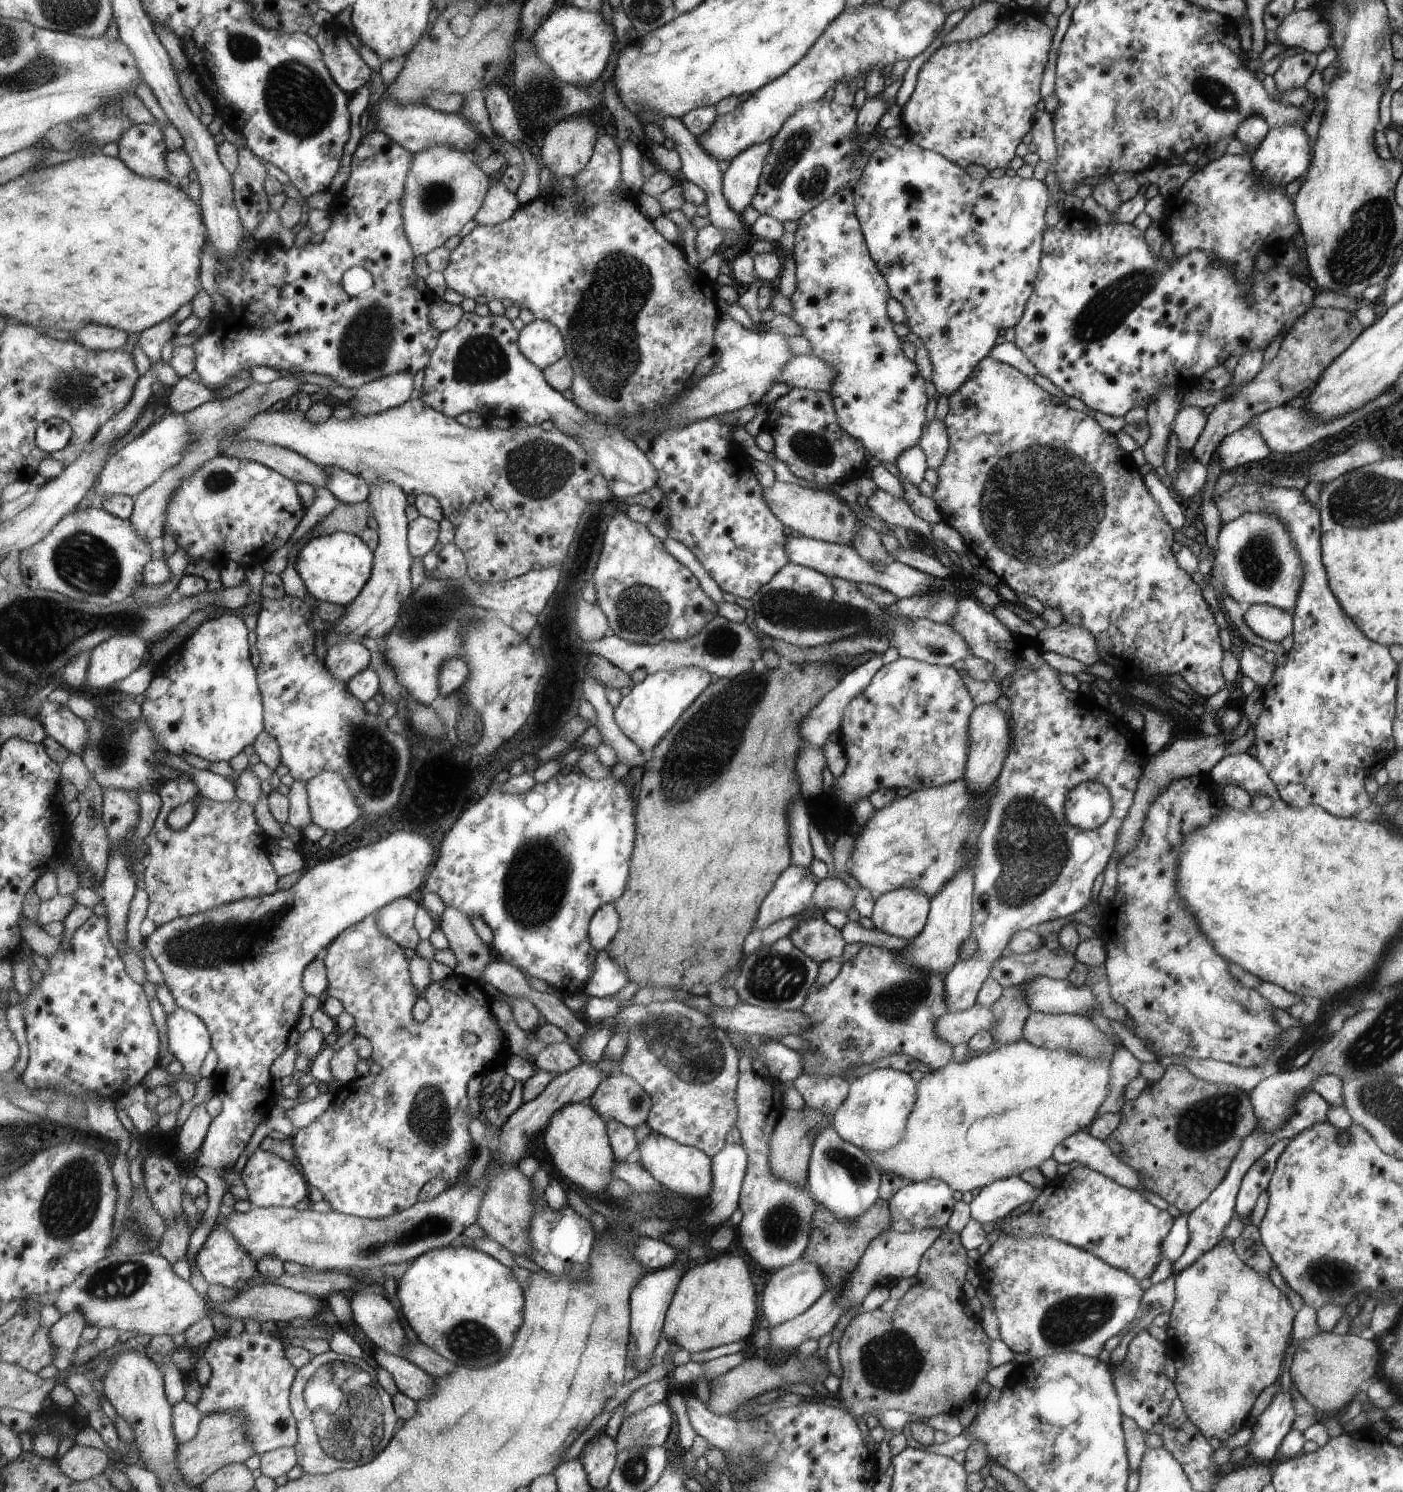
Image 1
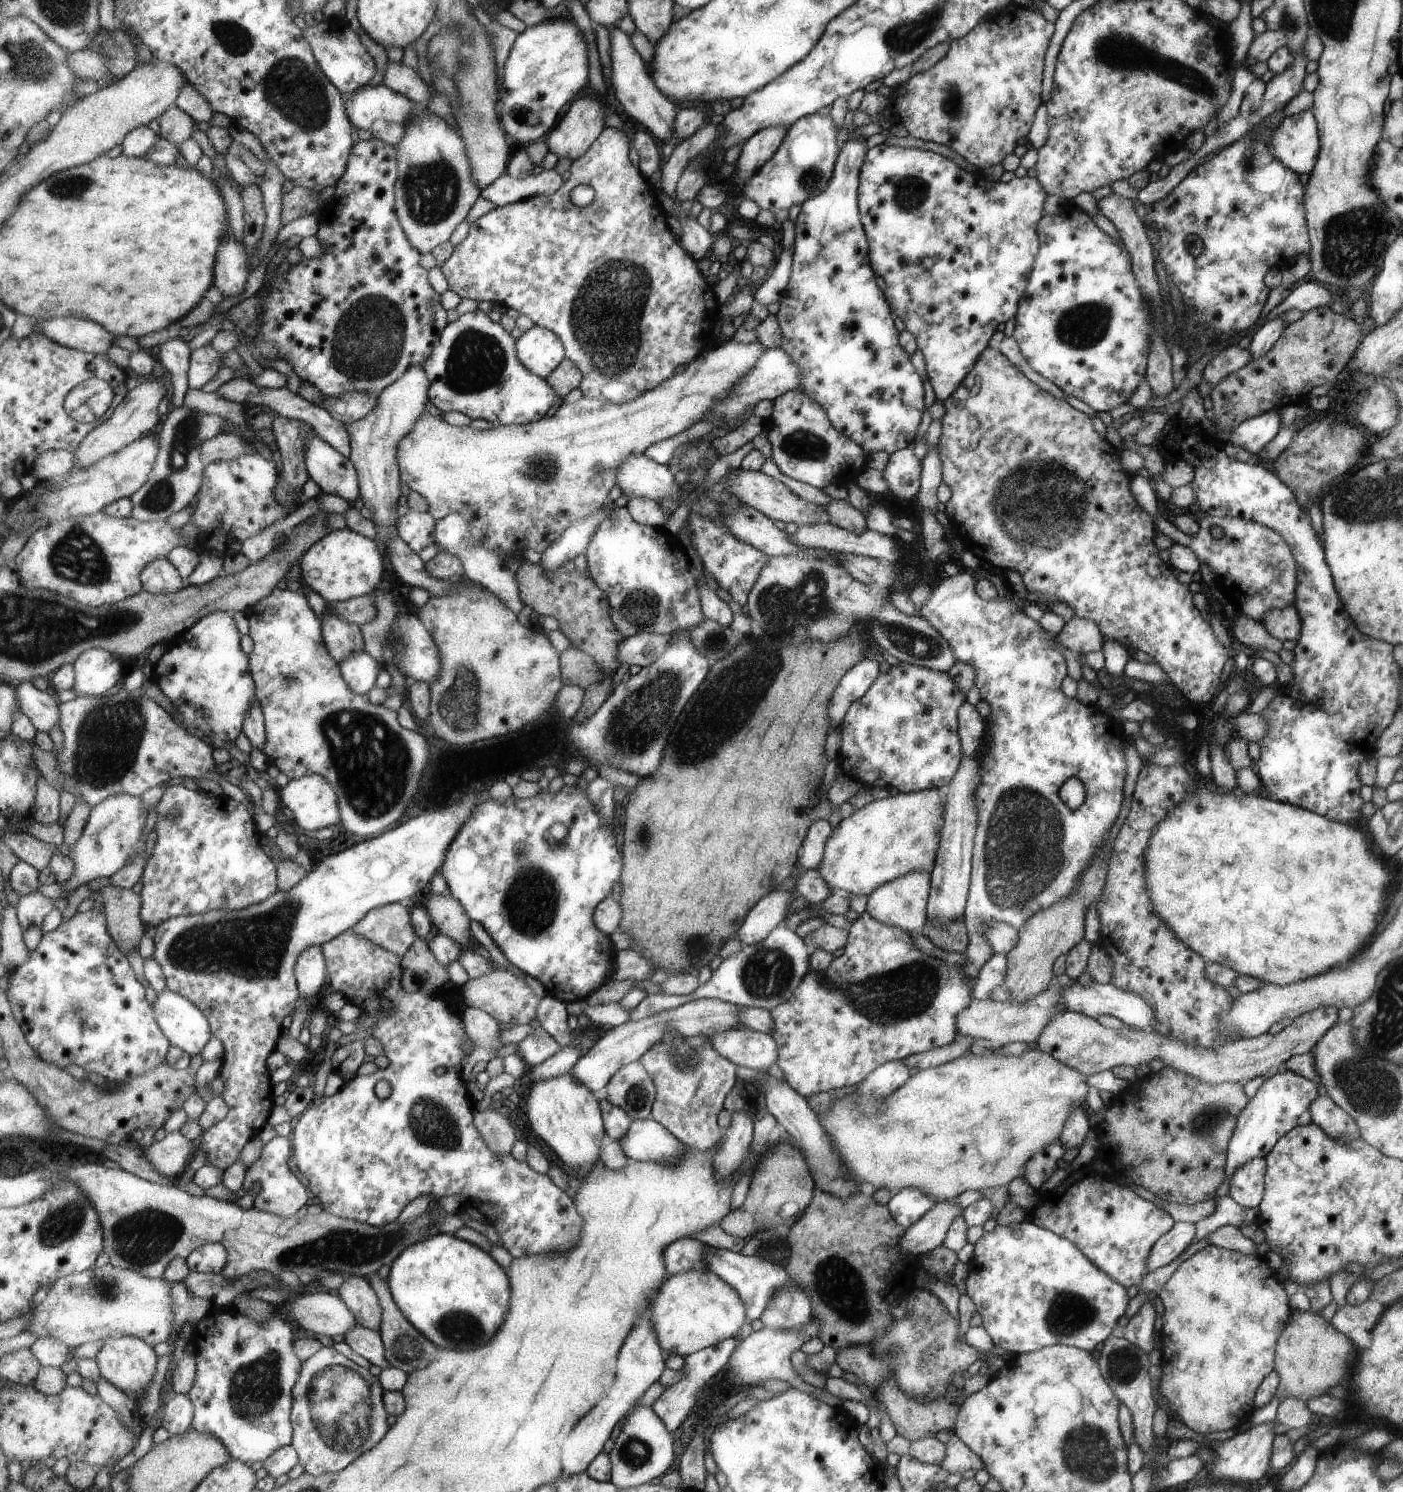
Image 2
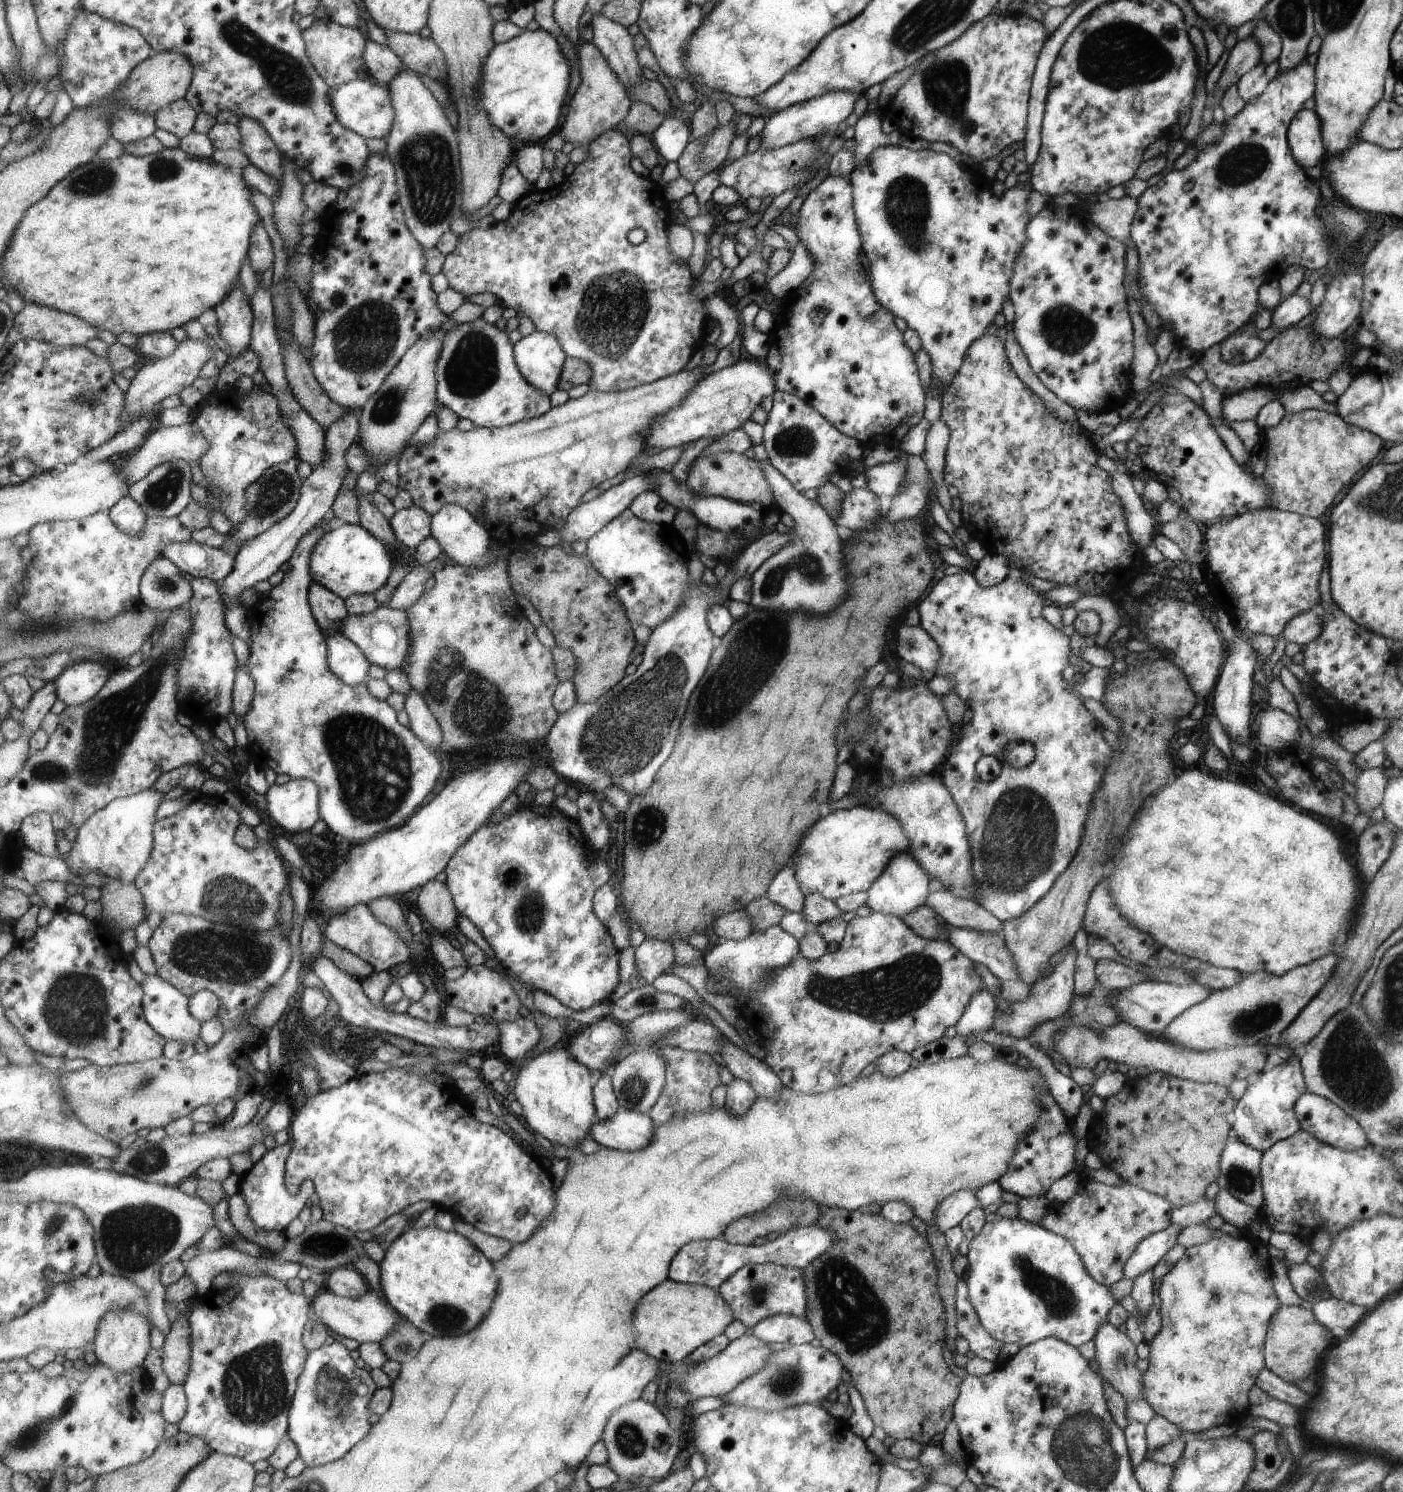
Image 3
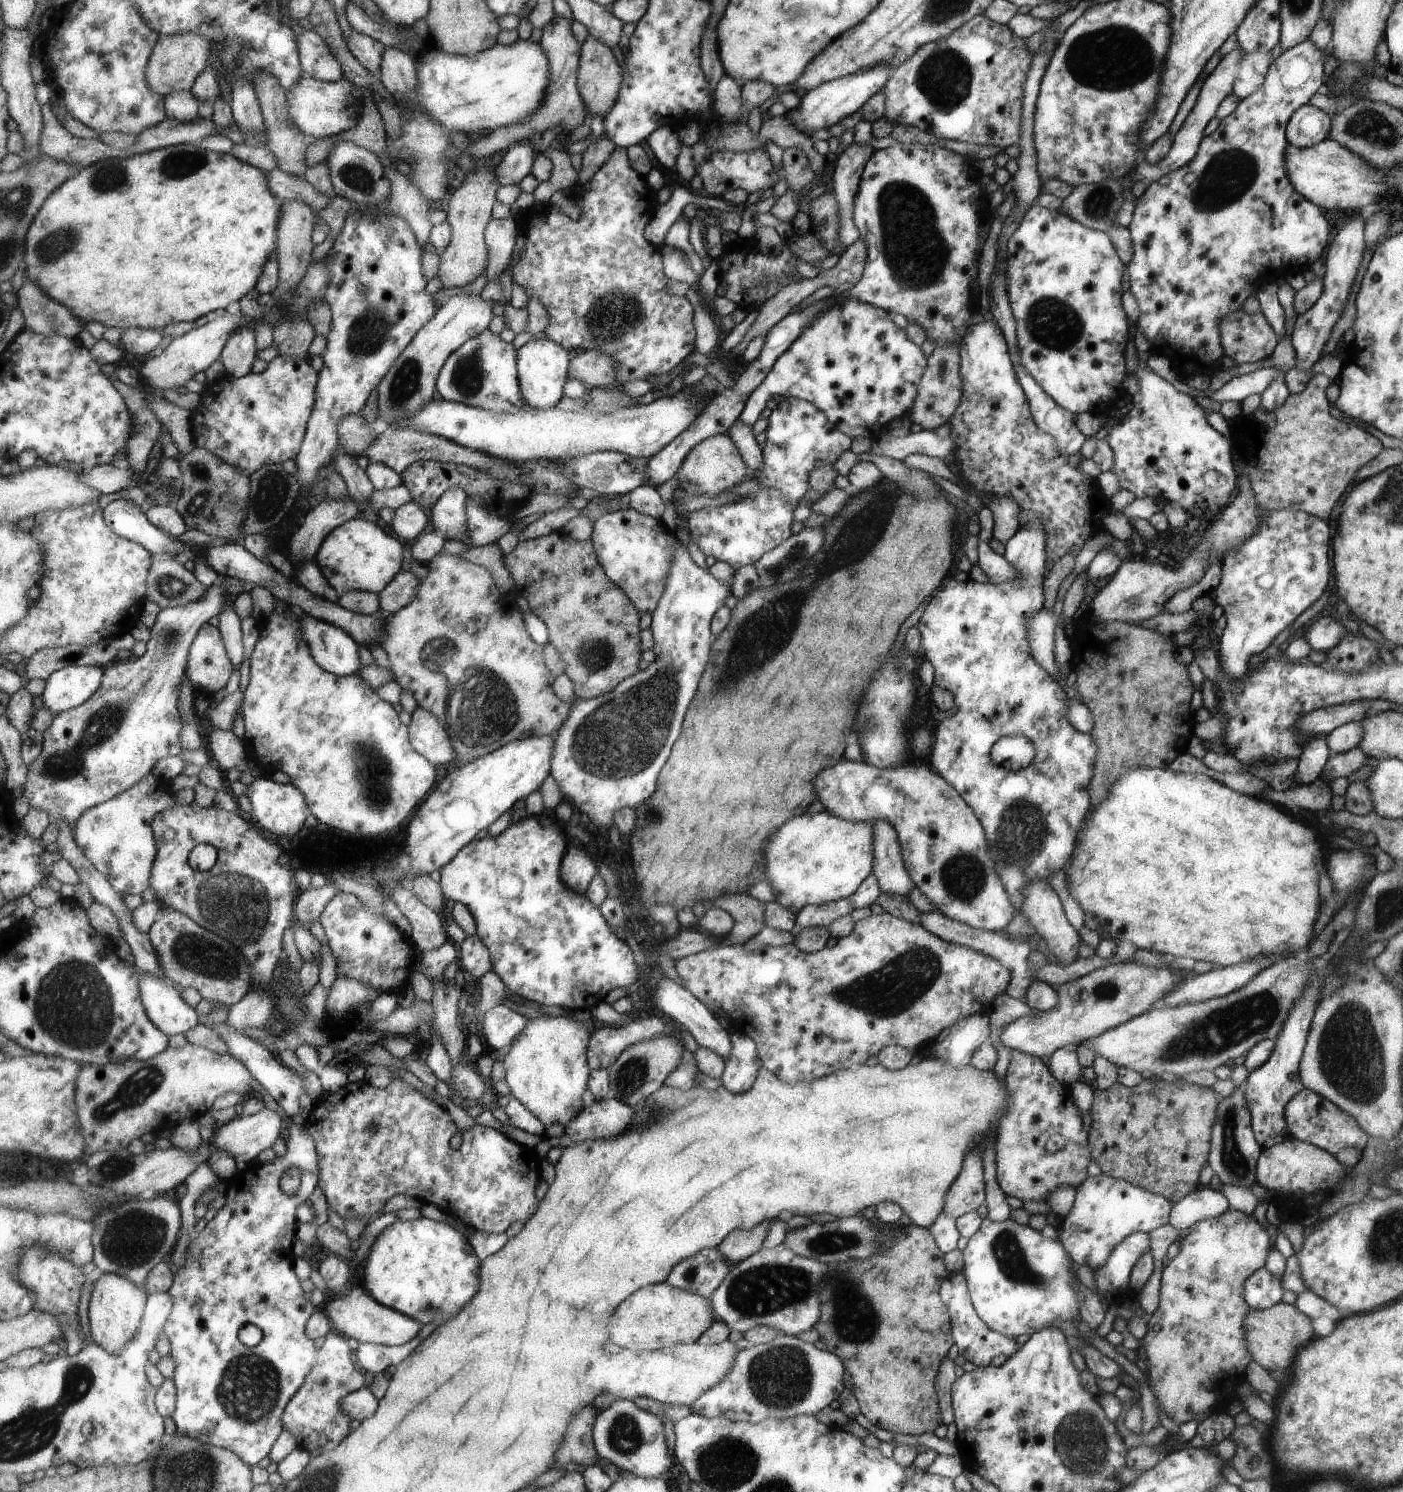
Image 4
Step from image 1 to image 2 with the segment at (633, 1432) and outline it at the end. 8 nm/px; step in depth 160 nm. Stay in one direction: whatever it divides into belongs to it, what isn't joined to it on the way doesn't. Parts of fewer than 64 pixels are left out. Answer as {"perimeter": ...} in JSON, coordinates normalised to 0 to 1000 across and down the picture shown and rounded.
{"perimeter":[[[521,896],[512,901],[499,905],[498,906],[488,910],[488,914],[486,917],[488,923],[483,928],[475,930],[475,932],[465,942],[465,945],[471,950],[471,952],[475,955],[475,957],[478,960],[481,960],[481,958],[490,952],[491,946],[494,945],[495,940],[498,938],[500,930],[502,929],[502,926],[507,925],[508,922],[511,922],[512,920],[516,918],[517,914],[518,913],[520,908],[523,905],[524,902],[525,902],[526,899],[525,897]]]}

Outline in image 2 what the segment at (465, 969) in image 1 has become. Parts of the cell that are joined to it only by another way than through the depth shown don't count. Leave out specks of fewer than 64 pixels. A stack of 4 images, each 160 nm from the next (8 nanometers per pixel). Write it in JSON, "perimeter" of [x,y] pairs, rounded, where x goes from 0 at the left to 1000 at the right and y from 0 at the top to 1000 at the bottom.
{"perimeter":[[[316,597],[314,599],[306,599],[303,609],[311,623],[314,626],[329,631],[330,637],[332,637],[331,636],[336,631],[336,617],[322,599],[319,597]]]}

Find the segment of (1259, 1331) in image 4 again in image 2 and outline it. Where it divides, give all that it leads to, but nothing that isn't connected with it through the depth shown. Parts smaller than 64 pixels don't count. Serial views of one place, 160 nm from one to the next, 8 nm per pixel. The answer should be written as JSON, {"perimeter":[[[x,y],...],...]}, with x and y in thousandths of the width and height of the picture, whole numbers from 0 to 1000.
{"perimeter":[[[922,879],[919,882],[919,886],[913,891],[913,895],[910,895],[909,903],[907,905],[907,918],[912,924],[907,937],[932,939],[944,935],[949,929],[960,922],[963,909],[963,898],[951,891],[947,886],[936,879]]]}

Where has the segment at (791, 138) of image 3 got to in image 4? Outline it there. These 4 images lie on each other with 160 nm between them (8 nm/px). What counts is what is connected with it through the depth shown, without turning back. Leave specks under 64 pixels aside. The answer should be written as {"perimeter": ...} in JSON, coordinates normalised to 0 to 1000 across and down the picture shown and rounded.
{"perimeter":[[[625,42],[622,44],[614,46],[610,48],[595,52],[584,56],[582,59],[575,61],[569,67],[569,70],[562,74],[559,78],[562,84],[565,84],[568,88],[577,90],[581,87],[589,86],[601,79],[613,74],[617,67],[624,64],[633,56],[637,45],[632,42]]]}

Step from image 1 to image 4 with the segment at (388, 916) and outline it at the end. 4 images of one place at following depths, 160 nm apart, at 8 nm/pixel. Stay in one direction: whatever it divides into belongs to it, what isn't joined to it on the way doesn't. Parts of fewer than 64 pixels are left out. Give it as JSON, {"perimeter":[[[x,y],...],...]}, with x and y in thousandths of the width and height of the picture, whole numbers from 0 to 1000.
{"perimeter":[[[242,598],[227,614],[233,633],[239,643],[239,656],[256,657],[267,664],[267,670],[273,665],[285,666],[293,658],[298,643],[294,627],[286,625],[273,613],[263,610],[259,603],[251,599]]]}

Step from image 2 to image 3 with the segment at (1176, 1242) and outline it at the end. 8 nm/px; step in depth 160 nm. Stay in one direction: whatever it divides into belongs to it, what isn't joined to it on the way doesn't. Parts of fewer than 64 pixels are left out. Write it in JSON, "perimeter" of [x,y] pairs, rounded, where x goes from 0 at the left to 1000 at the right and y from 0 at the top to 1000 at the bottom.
{"perimeter":[[[834,820],[833,823],[813,831],[802,846],[800,857],[808,857],[818,851],[821,851],[828,842],[837,834],[837,830],[840,826],[842,826],[842,822]]]}

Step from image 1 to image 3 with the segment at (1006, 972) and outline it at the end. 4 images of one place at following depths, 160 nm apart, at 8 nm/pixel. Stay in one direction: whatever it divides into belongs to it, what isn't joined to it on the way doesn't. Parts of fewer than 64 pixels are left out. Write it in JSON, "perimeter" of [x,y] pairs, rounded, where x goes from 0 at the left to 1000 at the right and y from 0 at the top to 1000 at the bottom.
{"perimeter":[[[703,662],[696,664],[679,688],[681,691],[681,694],[695,694],[696,692],[703,692],[708,686],[709,677],[709,672]]]}

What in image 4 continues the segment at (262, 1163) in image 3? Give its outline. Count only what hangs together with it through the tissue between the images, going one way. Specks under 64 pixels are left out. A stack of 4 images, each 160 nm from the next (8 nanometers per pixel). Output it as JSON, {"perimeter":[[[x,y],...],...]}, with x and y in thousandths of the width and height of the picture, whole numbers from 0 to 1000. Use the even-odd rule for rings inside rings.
{"perimeter":[[[207,753],[205,759],[203,761],[205,765],[204,774],[200,776],[196,776],[193,780],[181,780],[177,784],[170,785],[166,788],[166,790],[163,794],[160,799],[161,806],[155,812],[153,816],[146,822],[146,824],[140,826],[140,828],[135,832],[133,838],[132,838],[132,845],[130,849],[125,852],[125,857],[123,857],[123,862],[120,865],[120,867],[125,870],[123,873],[123,879],[120,882],[118,887],[118,894],[120,895],[123,901],[123,912],[126,913],[125,917],[125,927],[127,931],[126,945],[123,948],[127,960],[129,962],[138,962],[142,964],[143,966],[149,966],[149,968],[155,968],[155,969],[162,971],[167,973],[175,981],[180,983],[184,981],[187,977],[192,977],[195,973],[195,969],[197,967],[197,964],[200,962],[200,960],[203,959],[202,949],[203,945],[205,944],[206,940],[210,937],[213,930],[217,928],[219,922],[223,920],[223,916],[225,914],[227,904],[225,902],[225,898],[220,897],[219,893],[220,883],[225,879],[225,875],[222,874],[222,871],[219,871],[217,865],[215,862],[215,858],[210,853],[211,842],[210,839],[210,834],[211,834],[212,828],[212,810],[215,807],[220,807],[222,800],[226,798],[226,795],[229,793],[229,782],[227,781],[227,775],[225,768],[225,765],[220,759],[220,757],[216,754]],[[206,784],[215,784],[214,796],[209,801],[205,800],[203,798],[200,798],[200,788],[205,787]],[[176,887],[182,887],[187,891],[187,899],[185,902],[177,903],[170,898],[170,893],[173,889]]]}

